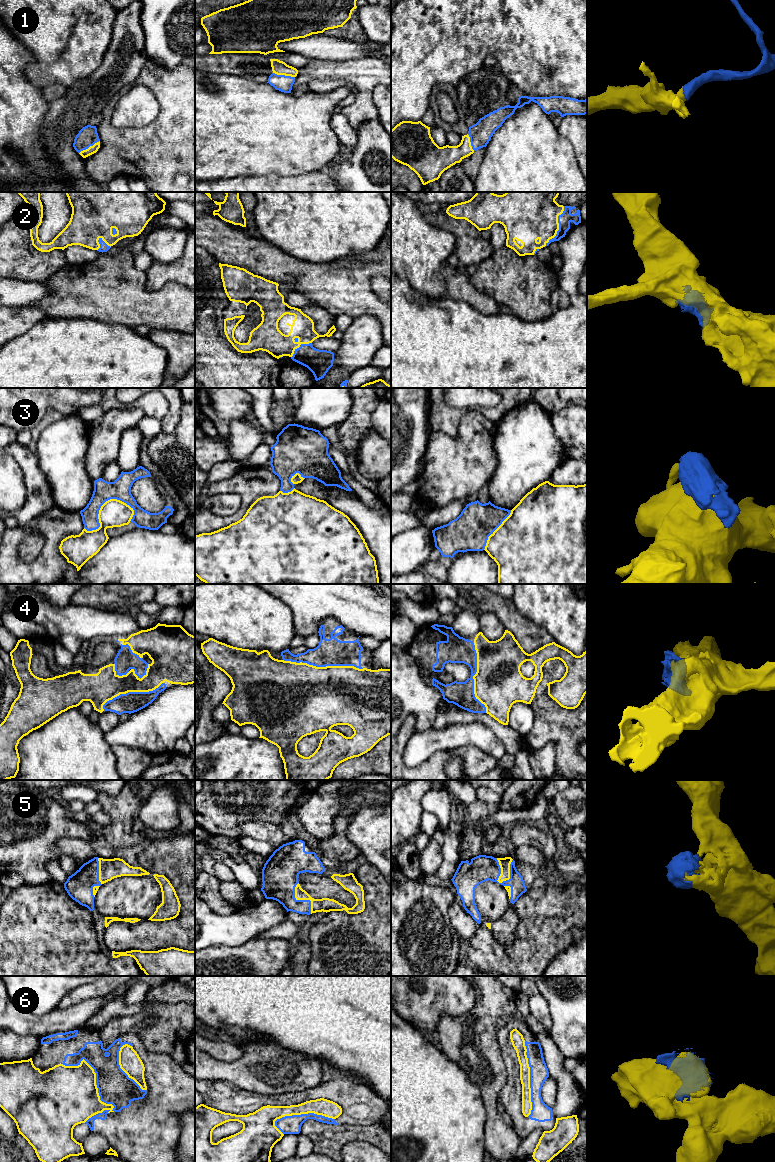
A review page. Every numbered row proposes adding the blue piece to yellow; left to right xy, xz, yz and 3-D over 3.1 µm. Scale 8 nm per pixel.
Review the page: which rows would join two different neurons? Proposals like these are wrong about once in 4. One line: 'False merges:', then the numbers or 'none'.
False merges: 3, 6

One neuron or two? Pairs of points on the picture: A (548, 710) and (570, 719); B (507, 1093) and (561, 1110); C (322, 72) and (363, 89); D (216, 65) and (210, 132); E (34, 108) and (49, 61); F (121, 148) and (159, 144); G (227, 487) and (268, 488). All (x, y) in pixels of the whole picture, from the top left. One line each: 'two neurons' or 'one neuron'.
A: one neuron
B: two neurons
C: one neuron
D: two neurons
E: two neurons
F: one neuron
G: one neuron

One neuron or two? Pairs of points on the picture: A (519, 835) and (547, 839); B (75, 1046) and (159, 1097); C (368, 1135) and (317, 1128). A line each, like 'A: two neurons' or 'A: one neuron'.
A: one neuron
B: one neuron
C: one neuron

